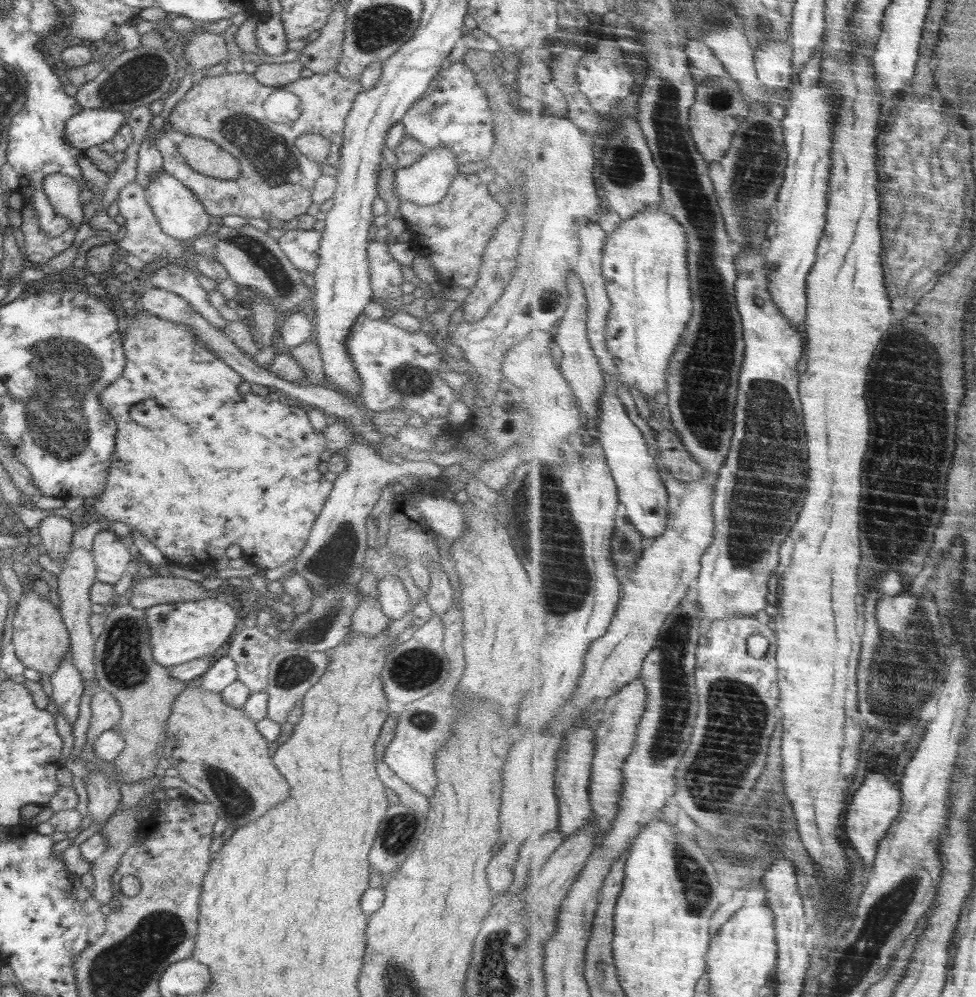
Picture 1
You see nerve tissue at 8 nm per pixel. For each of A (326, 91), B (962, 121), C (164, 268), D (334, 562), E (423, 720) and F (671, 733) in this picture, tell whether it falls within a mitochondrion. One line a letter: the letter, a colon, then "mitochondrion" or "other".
A: other
B: other
C: other
D: mitochondrion
E: mitochondrion
F: mitochondrion

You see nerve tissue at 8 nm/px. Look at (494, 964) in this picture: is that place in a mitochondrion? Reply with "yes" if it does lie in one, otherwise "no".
yes

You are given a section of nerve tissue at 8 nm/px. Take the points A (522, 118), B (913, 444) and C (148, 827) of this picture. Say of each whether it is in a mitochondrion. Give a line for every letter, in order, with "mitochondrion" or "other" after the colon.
A: other
B: mitochondrion
C: other

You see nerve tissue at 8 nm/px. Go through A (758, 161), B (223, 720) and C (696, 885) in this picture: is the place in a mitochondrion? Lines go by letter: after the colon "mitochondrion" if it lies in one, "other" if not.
A: mitochondrion
B: other
C: mitochondrion

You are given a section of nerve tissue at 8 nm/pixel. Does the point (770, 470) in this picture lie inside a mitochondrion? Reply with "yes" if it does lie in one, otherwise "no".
yes

